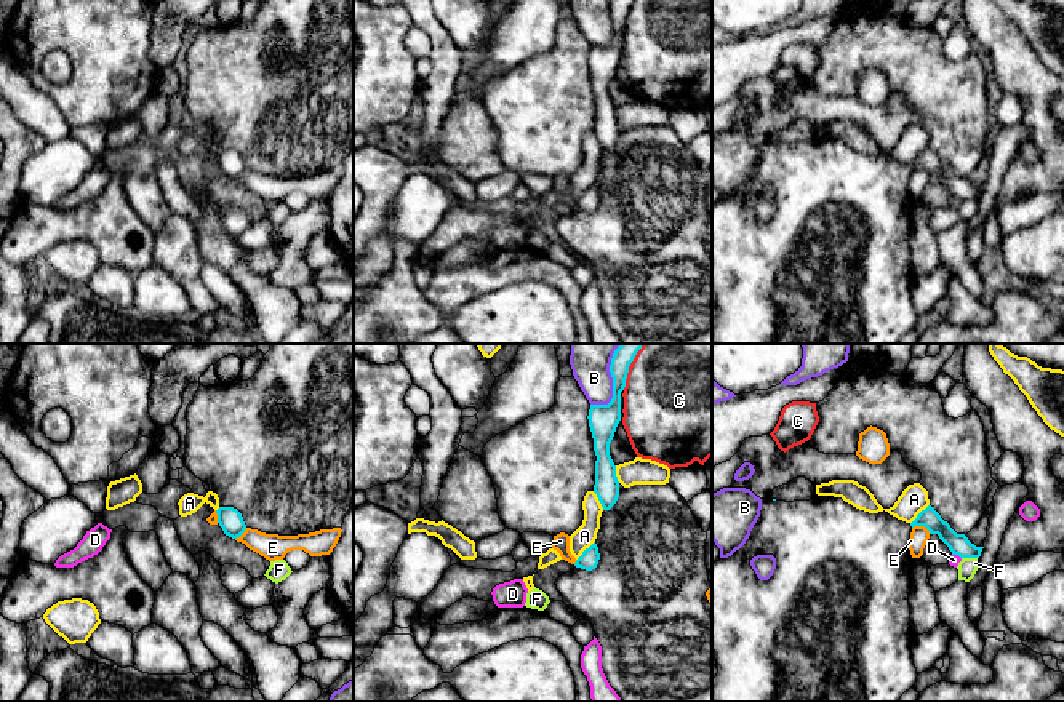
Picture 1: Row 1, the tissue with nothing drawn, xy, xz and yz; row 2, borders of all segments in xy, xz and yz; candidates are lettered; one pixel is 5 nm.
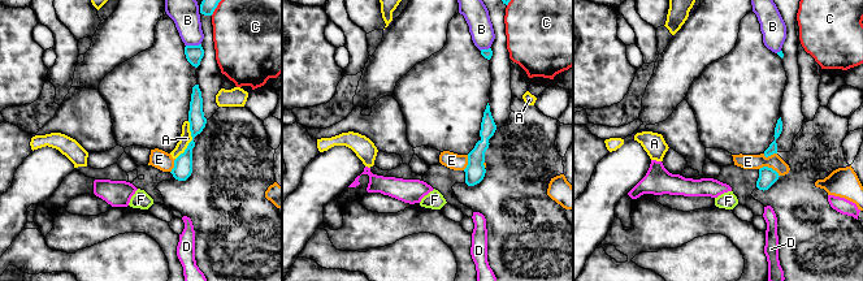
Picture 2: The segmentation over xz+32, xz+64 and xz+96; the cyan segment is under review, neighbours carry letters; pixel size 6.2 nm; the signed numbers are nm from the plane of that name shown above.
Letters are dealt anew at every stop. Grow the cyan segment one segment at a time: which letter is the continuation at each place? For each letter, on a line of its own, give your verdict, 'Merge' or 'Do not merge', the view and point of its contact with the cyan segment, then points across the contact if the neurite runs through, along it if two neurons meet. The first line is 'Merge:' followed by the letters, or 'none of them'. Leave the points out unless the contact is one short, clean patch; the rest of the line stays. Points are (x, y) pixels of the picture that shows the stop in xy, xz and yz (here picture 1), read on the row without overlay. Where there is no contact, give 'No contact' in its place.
Merge: none of them
A: Do not merge. Touches cyan at xz (584, 192)
B: Do not merge. Touches cyan at xz (613, 31)
C: Do not merge. Touches cyan at xz (626, 16)
D: Do not merge. Touches cyan at yz (957, 195). Boundary: yz (952, 195), (960, 200)
E: Do not merge. Touches cyan at yz (922, 167). Boundary: yz (912, 168), (924, 168), (930, 175)
F: Do not merge. Touches cyan at yz (970, 199). Boundary: yz (962, 199), (976, 200)

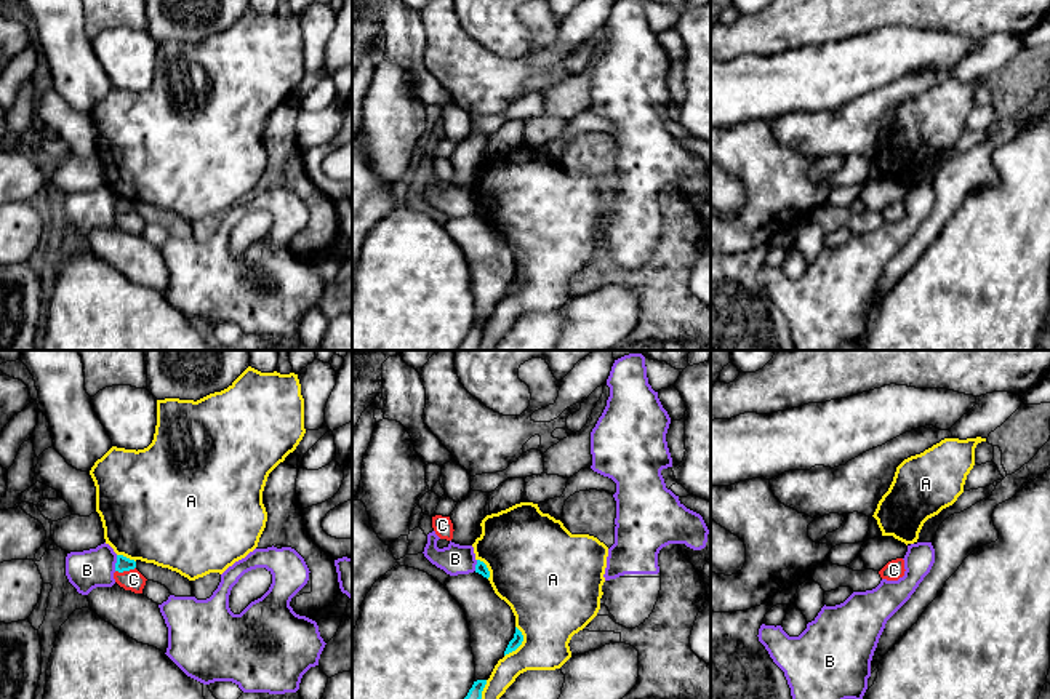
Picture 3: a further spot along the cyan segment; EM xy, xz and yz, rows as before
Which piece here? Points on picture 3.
Merge: none of them
A: Do not merge. Touches cyan at xz (520, 285)
B: Do not merge. Touches cyan at xy (116, 205). Boundary: xy (117, 197), (114, 211)
C: Do not merge. Touches cyan at xy (125, 211)

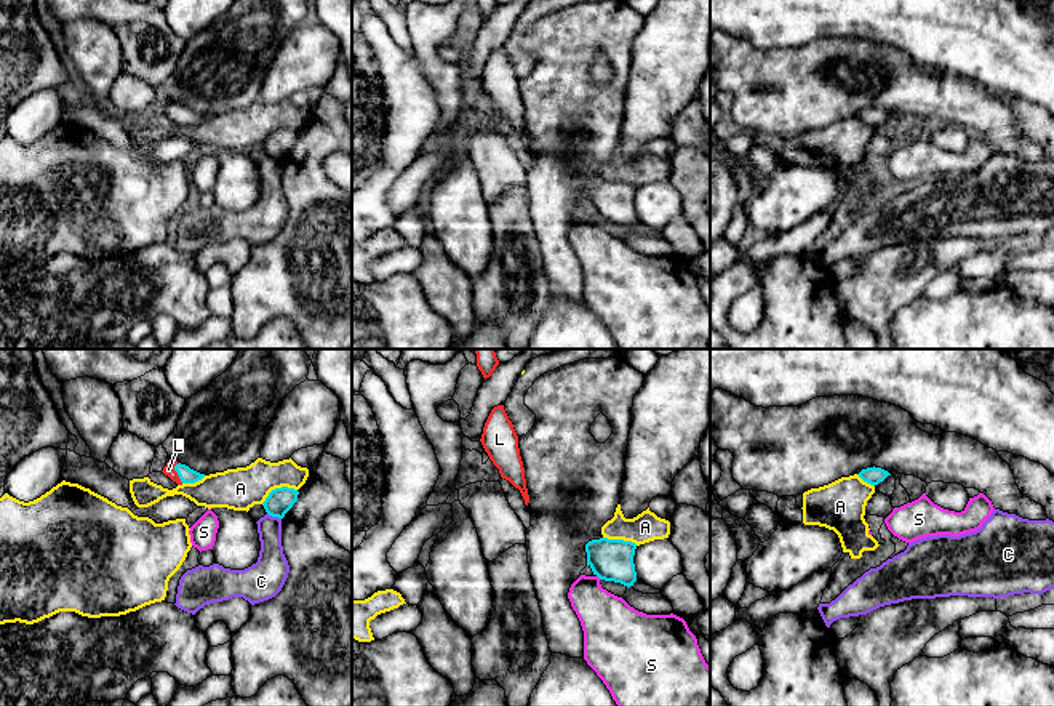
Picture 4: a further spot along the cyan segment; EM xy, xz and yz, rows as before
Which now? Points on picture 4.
Merge: L
A: Do not merge. Touches cyan at xy (277, 130)
C: Do not merge. Touches cyan at xy (274, 157)
L: Merge. Touches cyan at xy (178, 114). Path across: xy (186, 116), (178, 114), (168, 111)
S: Do not merge. Touches cyan at xz (598, 218)

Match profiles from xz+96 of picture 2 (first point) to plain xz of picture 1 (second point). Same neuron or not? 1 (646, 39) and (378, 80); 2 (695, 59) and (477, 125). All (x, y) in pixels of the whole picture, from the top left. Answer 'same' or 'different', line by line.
1: different
2: different

